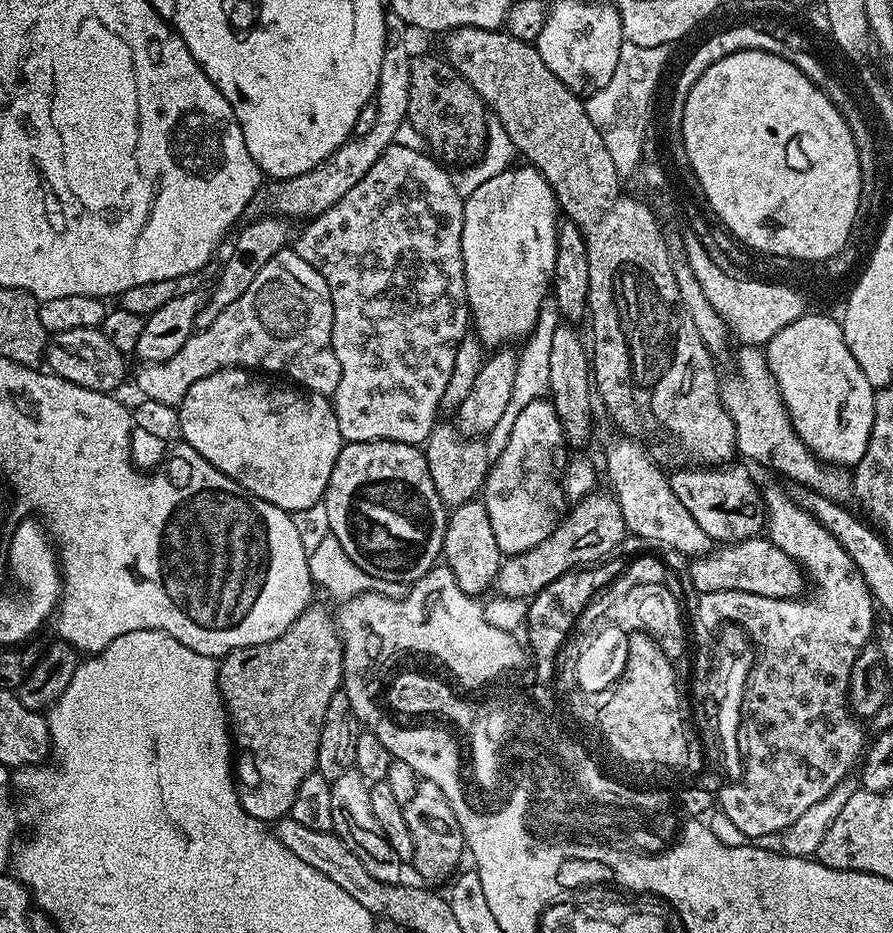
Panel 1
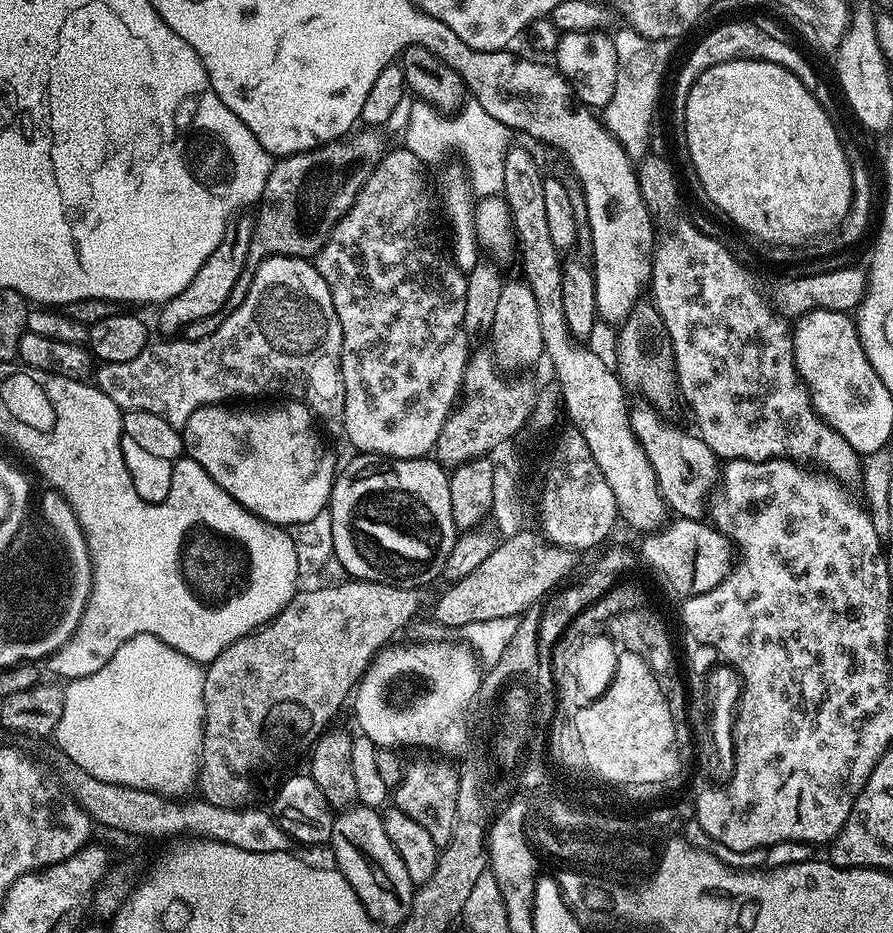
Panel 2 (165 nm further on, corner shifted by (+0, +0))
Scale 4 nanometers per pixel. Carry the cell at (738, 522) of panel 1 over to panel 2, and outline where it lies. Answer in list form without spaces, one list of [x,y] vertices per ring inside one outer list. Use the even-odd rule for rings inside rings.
[[[633,403],[628,413],[632,423],[632,433],[636,441],[642,446],[651,468],[655,472],[659,492],[663,496],[665,505],[681,519],[697,520],[703,517],[706,505],[718,478],[720,464],[718,457],[712,453],[710,446],[695,431],[687,432],[676,424],[667,424],[653,405]]]

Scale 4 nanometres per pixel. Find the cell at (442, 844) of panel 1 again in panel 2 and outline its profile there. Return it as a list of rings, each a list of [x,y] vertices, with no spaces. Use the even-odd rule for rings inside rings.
[[[428,754],[425,760],[412,760],[403,765],[400,773],[400,783],[394,789],[394,804],[402,810],[402,814],[406,814],[410,818],[414,818],[414,822],[418,822],[428,831],[430,838],[434,838],[434,842],[438,846],[446,845],[450,842],[450,838],[454,834],[454,806],[458,806],[458,782],[460,781],[460,772],[451,764],[451,759],[437,758],[435,755]]]

